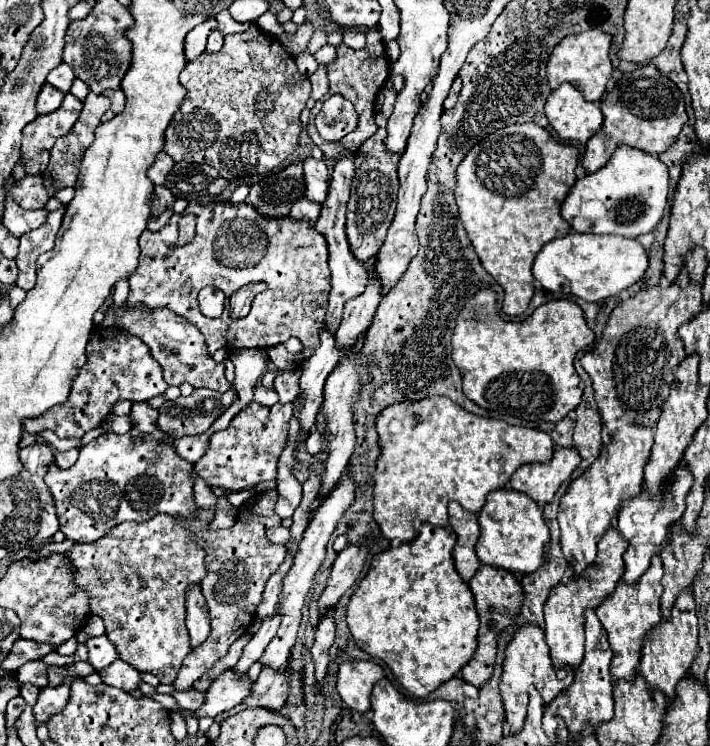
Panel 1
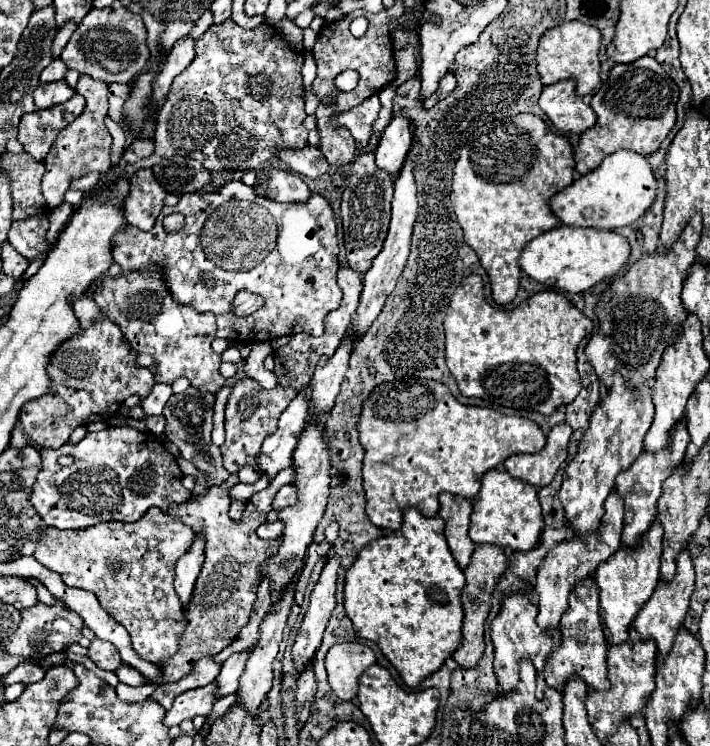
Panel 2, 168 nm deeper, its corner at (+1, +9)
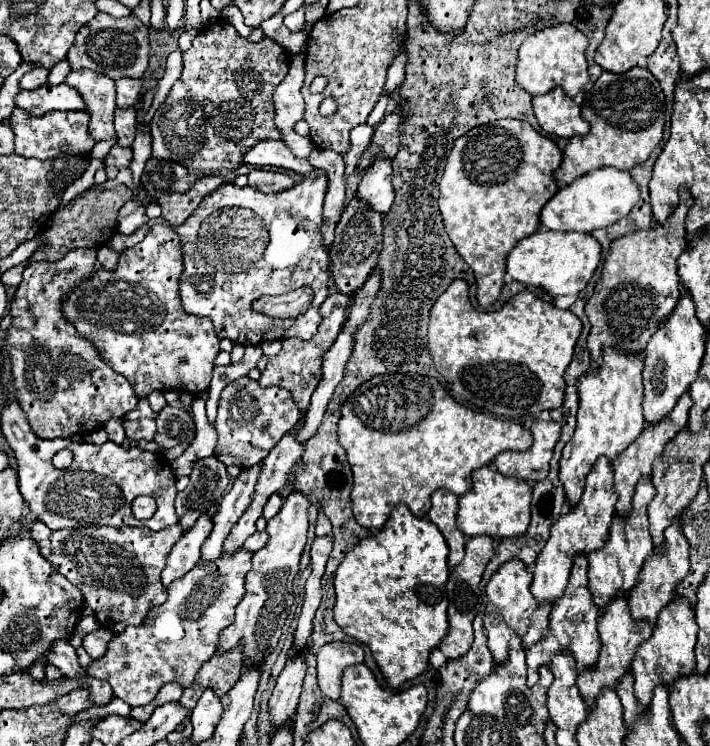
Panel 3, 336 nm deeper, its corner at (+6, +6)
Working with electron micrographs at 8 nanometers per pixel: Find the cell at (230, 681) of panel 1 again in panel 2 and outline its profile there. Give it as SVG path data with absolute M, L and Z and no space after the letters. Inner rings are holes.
M216 683L204 685L200 689L190 689L178 695L172 703L172 709L166 711L164 725L180 725L184 719L194 719L196 715L208 715L214 707L214 691Z

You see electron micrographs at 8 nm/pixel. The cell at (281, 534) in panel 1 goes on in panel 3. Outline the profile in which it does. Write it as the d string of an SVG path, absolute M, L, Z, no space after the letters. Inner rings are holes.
M255 532L253 536L249 536L247 540L245 540L245 548L247 550L251 550L251 552L257 552L257 550L261 550L265 544L269 542L269 534L267 532Z

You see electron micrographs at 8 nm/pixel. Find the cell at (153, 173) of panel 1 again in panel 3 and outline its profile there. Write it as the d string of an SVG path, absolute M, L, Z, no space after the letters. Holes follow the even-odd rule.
M115 144L109 150L109 154L105 156L105 164L113 164L117 168L127 168L131 158L133 158L133 150L131 148L121 148L119 144Z

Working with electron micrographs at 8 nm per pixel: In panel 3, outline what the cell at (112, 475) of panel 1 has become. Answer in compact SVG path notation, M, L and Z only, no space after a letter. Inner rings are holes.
M13 400L3 408L1 414L1 430L9 442L9 446L15 452L17 464L19 464L19 490L31 508L31 512L37 516L37 520L45 522L51 530L61 530L61 528L79 528L79 526L145 526L151 530L163 530L173 524L177 524L177 514L175 514L175 474L171 470L171 464L165 462L165 458L157 452L143 450L139 446L121 446L111 440L105 444L91 444L91 442L79 442L73 444L69 438L67 440L43 440L37 438L35 432L31 430L27 416L23 416L23 410L19 404ZM69 448L73 452L73 464L71 470L55 470L51 464L51 458L63 450ZM137 496L151 496L157 502L157 512L149 520L137 520L131 512L131 504Z

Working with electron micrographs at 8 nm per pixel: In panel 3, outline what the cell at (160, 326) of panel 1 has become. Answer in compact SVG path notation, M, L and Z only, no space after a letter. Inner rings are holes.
M153 224L143 242L139 242L131 252L119 258L117 270L99 270L89 280L81 282L63 300L63 316L75 324L81 336L97 344L101 356L109 366L123 374L133 386L139 398L147 398L153 390L177 390L189 394L203 394L209 388L211 372L219 350L219 338L213 330L209 318L199 318L181 306L179 300L179 276L183 272L181 242L173 228L163 224Z

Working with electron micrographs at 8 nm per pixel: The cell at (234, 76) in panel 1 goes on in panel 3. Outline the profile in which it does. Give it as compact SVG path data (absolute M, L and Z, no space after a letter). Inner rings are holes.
M215 22L203 26L193 38L189 50L183 52L183 74L169 90L165 102L157 108L151 120L153 156L179 160L189 170L203 174L215 174L225 170L237 170L243 166L243 156L261 140L281 140L281 132L275 126L273 90L283 82L289 70L289 54L271 38L251 42L241 38L237 30L227 22Z

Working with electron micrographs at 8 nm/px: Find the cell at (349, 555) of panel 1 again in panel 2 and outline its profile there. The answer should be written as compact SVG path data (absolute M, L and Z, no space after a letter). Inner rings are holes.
M332 557L320 575L320 581L316 583L312 597L310 597L310 607L304 615L304 621L298 629L296 641L292 645L292 657L294 657L294 667L296 671L304 671L308 663L314 661L314 655L318 647L322 645L322 633L328 625L328 619L332 615L332 609L336 605L334 591L336 591L336 569L340 567L340 559Z

